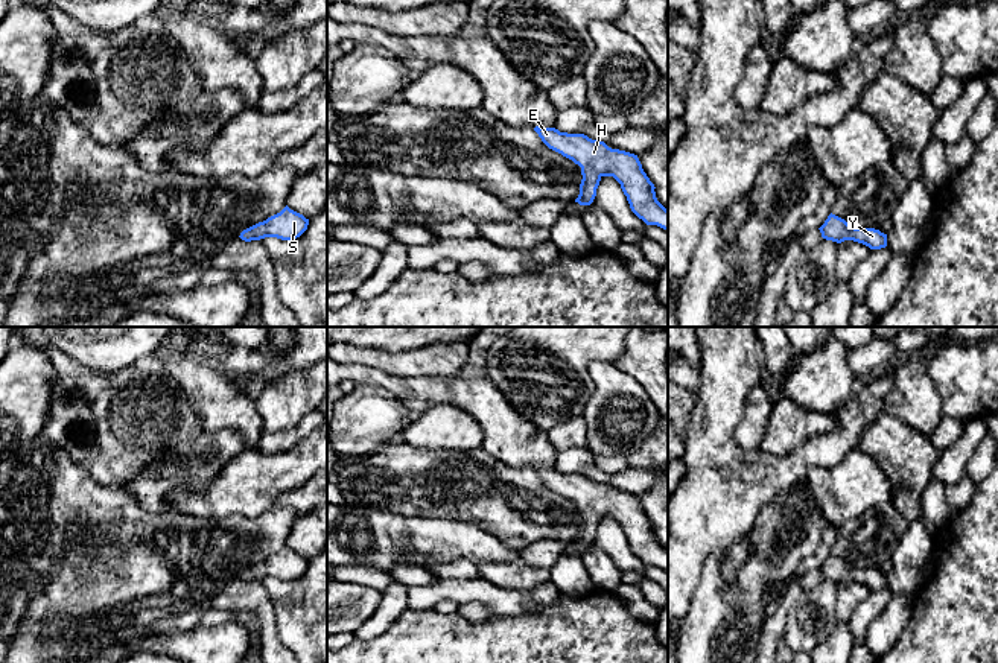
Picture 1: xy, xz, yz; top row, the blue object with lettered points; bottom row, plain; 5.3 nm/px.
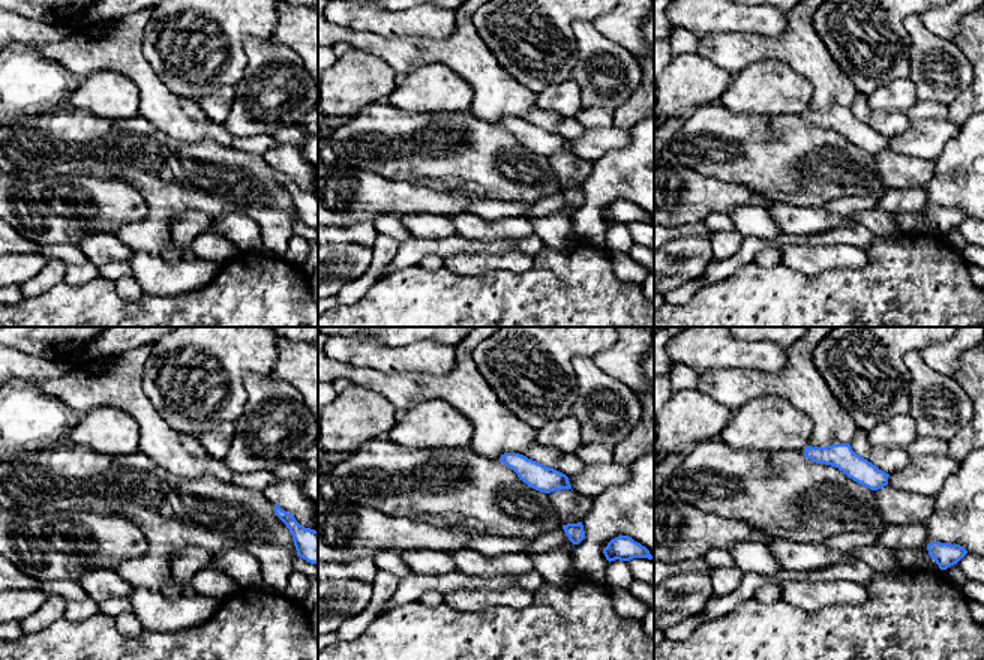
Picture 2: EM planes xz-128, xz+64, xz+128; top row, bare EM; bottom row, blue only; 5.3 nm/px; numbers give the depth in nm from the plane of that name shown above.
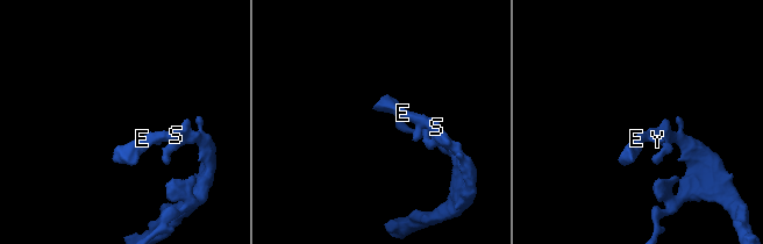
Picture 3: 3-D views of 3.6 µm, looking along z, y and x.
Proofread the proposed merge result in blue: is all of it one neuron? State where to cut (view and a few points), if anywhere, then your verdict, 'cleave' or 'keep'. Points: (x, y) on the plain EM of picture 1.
no cut | keep

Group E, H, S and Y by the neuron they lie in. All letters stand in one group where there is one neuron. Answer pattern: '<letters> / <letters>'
E H S Y

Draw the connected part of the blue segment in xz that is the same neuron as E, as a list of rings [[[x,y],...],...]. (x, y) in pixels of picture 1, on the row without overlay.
[[[536,467],[542,482],[552,491],[581,508],[580,546],[590,546],[602,517],[613,517],[627,537],[631,552],[647,566],[668,572],[668,550],[657,541],[654,525],[642,509],[637,496],[612,490],[584,474],[560,473],[555,468]]]

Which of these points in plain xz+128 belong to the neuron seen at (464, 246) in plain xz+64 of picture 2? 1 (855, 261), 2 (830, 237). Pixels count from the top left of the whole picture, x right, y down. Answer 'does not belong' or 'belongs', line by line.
1: does not belong
2: belongs

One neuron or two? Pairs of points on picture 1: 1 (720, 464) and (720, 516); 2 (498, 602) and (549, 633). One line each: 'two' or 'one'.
1: one
2: two

